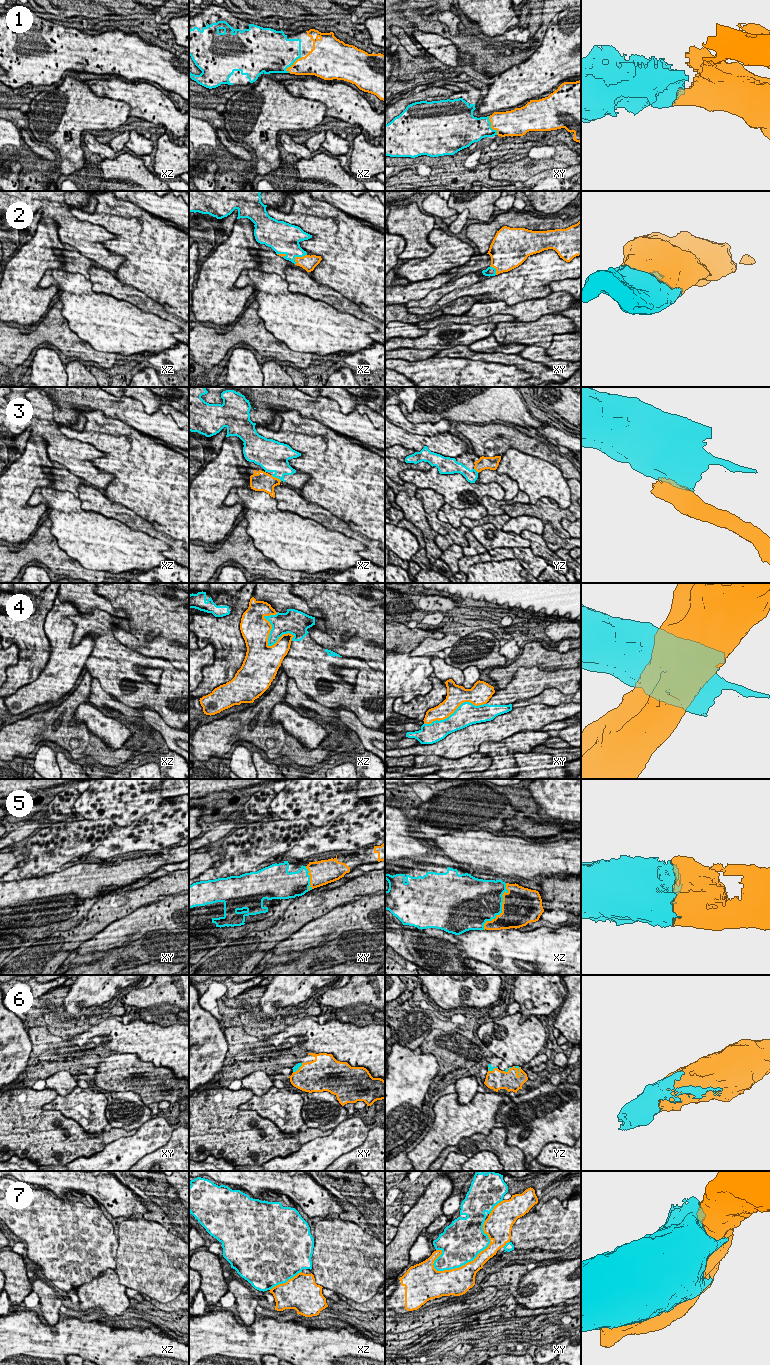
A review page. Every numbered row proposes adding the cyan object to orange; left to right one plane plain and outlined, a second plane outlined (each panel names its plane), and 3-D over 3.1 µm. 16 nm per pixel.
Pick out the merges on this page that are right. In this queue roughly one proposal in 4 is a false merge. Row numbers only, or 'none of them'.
1, 2, 5, 6

